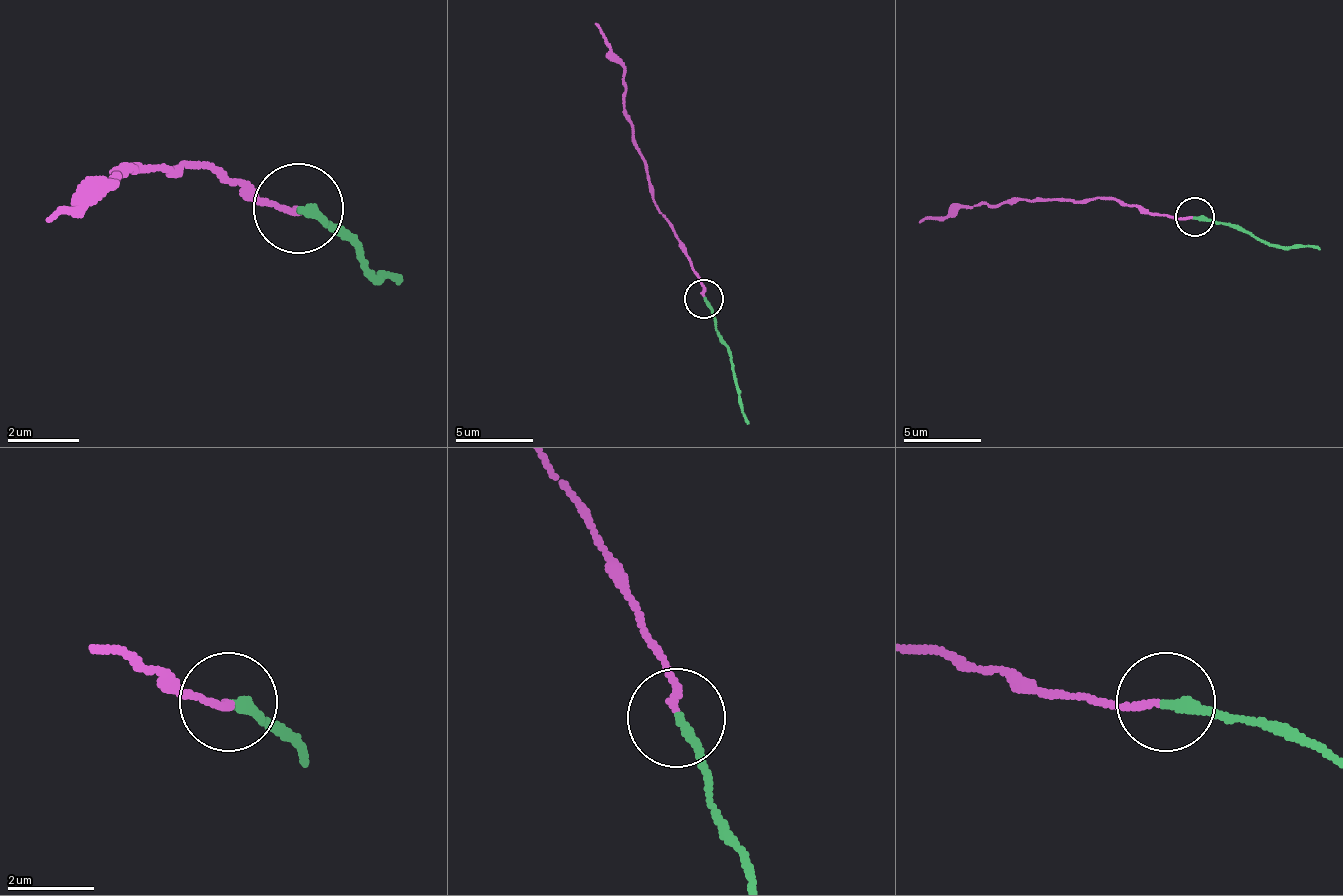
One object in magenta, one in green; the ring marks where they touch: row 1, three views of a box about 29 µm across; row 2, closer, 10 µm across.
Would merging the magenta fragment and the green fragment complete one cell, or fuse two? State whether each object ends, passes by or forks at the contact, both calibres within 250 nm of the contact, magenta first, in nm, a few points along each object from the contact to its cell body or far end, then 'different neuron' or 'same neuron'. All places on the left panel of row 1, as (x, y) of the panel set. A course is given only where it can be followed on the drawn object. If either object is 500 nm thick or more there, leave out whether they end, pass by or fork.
magenta ends there; green ends there; 150 nm thick on the magenta side, 240 nm on the other; magenta runs (296, 206), (269, 206), (188, 161), (170, 170), (116, 179), (44, 224); green runs (296, 206), (332, 224), (368, 260), (377, 278), (404, 278); same neuron

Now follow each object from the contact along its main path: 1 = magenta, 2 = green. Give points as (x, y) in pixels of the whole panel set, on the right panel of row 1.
1: (1192, 216), (1153, 216), (1102, 196), (1008, 204), (958, 204), (919, 224)
2: (1196, 216), (1235, 224), (1258, 239), (1320, 247)

